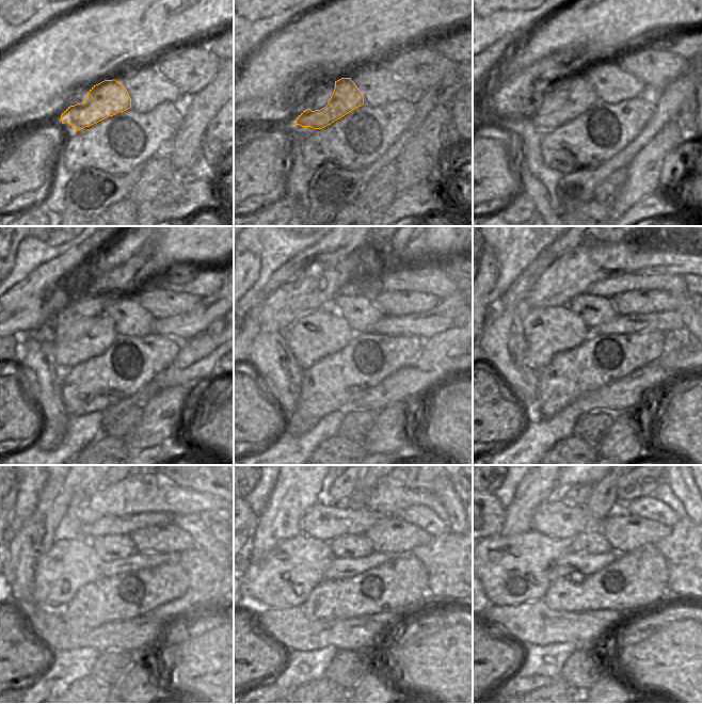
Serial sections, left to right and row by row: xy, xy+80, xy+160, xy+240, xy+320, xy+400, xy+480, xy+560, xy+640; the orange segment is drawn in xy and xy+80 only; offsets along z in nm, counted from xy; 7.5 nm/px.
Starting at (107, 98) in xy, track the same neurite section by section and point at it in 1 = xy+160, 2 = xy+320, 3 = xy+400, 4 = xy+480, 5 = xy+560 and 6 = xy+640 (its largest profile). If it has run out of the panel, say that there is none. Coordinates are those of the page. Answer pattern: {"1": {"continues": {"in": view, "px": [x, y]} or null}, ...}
{"1": {"continues": {"in": "xy+160", "px": [583, 94]}}, "2": {"continues": {"in": "xy+320", "px": [319, 333]}}, "3": {"continues": {"in": "xy+400", "px": [551, 330]}}, "4": {"continues": {"in": "xy+480", "px": [70, 563]}}, "5": {"continues": {"in": "xy+560", "px": [283, 578]}}, "6": {"continues": {"in": "xy+640", "px": [512, 570]}}}

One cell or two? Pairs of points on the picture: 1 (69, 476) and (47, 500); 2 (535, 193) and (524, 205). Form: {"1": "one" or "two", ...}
{"1": "one", "2": "two"}

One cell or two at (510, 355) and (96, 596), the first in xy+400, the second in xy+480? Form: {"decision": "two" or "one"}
{"decision": "two"}

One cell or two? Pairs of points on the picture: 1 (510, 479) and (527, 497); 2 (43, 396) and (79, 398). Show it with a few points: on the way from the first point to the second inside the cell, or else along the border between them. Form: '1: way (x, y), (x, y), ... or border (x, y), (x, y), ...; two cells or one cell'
1: border (524, 476), (515, 489), (512, 500), (505, 508); two cells
2: border (63, 371), (63, 406), (67, 416); two cells

